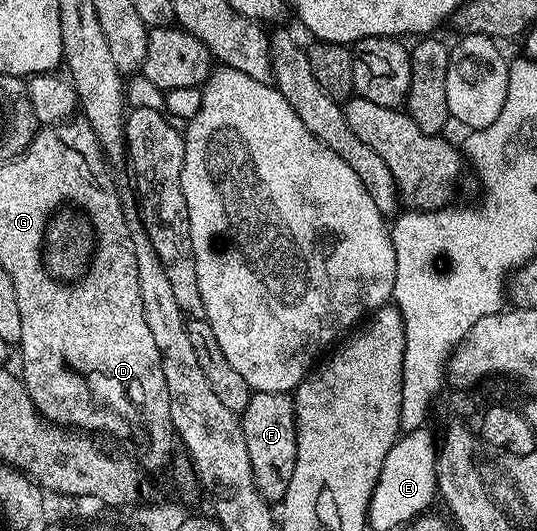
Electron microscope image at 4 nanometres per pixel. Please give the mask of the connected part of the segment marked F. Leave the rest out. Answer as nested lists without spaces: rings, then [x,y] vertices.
[[[253,392],[240,417],[242,435],[246,435],[246,451],[250,455],[250,471],[254,471],[254,483],[258,491],[269,503],[280,503],[293,478],[295,456],[298,452],[298,439],[295,427],[295,403],[292,393]]]

